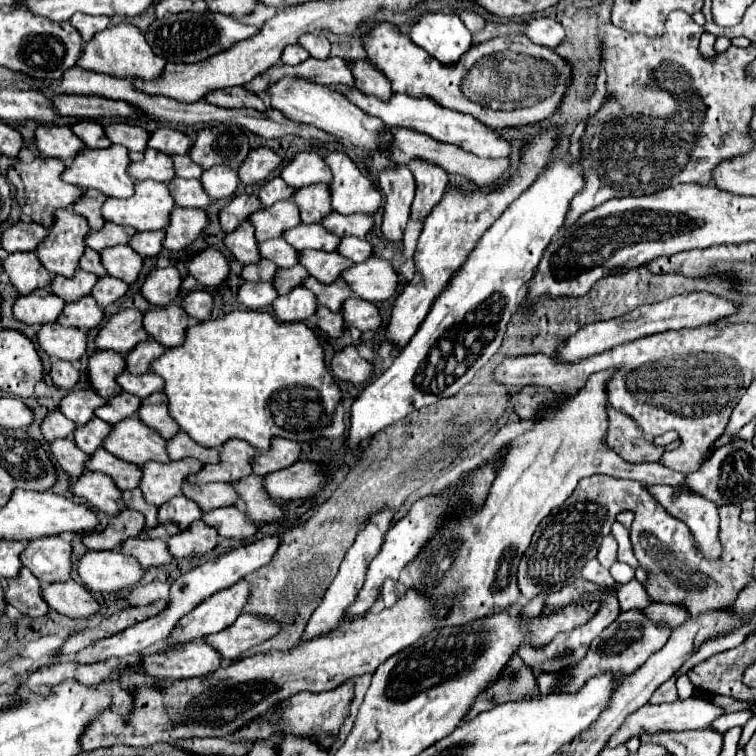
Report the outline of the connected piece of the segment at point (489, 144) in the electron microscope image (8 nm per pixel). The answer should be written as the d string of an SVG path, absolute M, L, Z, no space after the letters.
M357 89L345 91L357 107L363 111L369 111L369 115L377 115L385 125L389 127L405 127L405 129L415 129L425 135L433 135L433 139L441 139L443 143L453 143L465 151L473 151L479 157L509 157L513 153L513 145L505 139L501 139L497 133L489 131L479 119L473 115L465 115L459 111L449 111L447 107L441 107L439 103L427 99L427 97L411 97L411 95L399 95L395 93L389 101L381 101L371 95L361 95Z

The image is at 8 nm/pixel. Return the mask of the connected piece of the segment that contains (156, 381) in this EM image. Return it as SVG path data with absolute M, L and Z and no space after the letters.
M121 373L117 377L117 383L121 385L123 391L127 391L127 393L139 397L139 399L163 389L163 379L159 375L155 375L155 373L143 373L143 375Z

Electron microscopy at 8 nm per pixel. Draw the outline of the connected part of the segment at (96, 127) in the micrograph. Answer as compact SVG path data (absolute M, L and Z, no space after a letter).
M81 119L77 123L71 125L71 131L87 145L87 147L93 147L93 149L103 149L103 147L109 147L109 139L105 139L105 133L103 133L103 125L93 121L93 119Z

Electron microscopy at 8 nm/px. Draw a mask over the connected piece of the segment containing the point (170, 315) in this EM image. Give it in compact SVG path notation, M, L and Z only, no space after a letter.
M179 305L153 307L143 315L143 329L163 347L181 345L185 339L185 329L189 325L189 317Z

